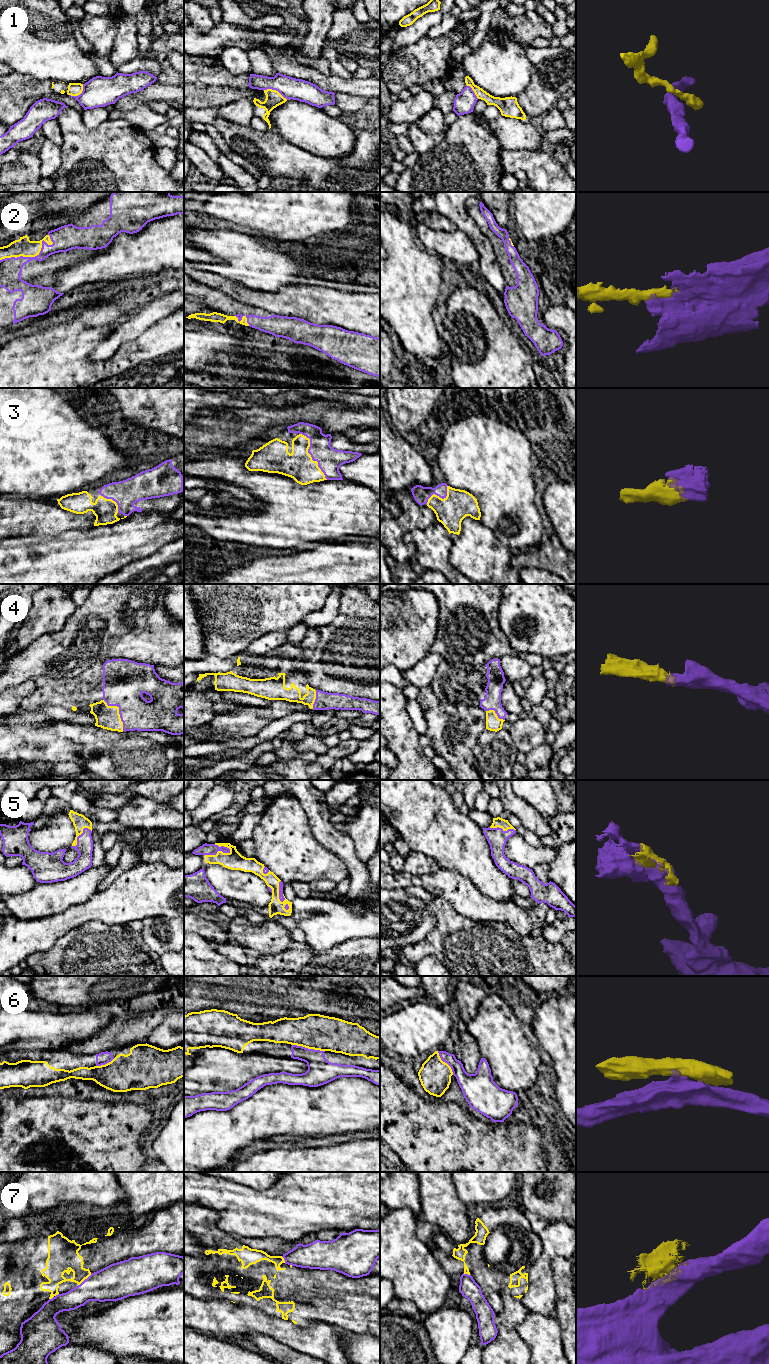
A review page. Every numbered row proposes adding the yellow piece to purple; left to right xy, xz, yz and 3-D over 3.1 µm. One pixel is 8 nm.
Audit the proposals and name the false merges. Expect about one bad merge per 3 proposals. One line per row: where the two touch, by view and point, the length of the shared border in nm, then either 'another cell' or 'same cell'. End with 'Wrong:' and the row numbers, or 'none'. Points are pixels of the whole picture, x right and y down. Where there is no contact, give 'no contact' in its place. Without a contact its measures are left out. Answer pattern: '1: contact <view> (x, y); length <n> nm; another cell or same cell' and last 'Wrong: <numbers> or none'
1: contact xz (275, 89); length 220 nm; another cell
2: contact xy (30, 257); length 460 nm; another cell
3: contact xz (310, 454); length 440 nm; same cell
4: contact xy (119, 711); length 300 nm; same cell
5: contact xz (218, 850); length 220 nm; same cell
6: contact xz (307, 1048); length 280 nm; another cell
7: contact xy (85, 1279); length 150 nm; another cell
Wrong: 1, 2, 6, 7

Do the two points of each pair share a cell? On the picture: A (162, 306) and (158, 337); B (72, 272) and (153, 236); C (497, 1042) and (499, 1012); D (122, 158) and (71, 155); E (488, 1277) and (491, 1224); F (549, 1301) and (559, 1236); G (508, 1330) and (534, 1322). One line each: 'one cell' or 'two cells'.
A: two cells
B: one cell
C: one cell
D: one cell
E: one cell
F: one cell
G: two cells

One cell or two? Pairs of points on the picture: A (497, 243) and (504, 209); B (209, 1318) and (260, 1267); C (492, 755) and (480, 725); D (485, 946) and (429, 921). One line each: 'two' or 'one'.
A: two
B: two
C: two
D: two

